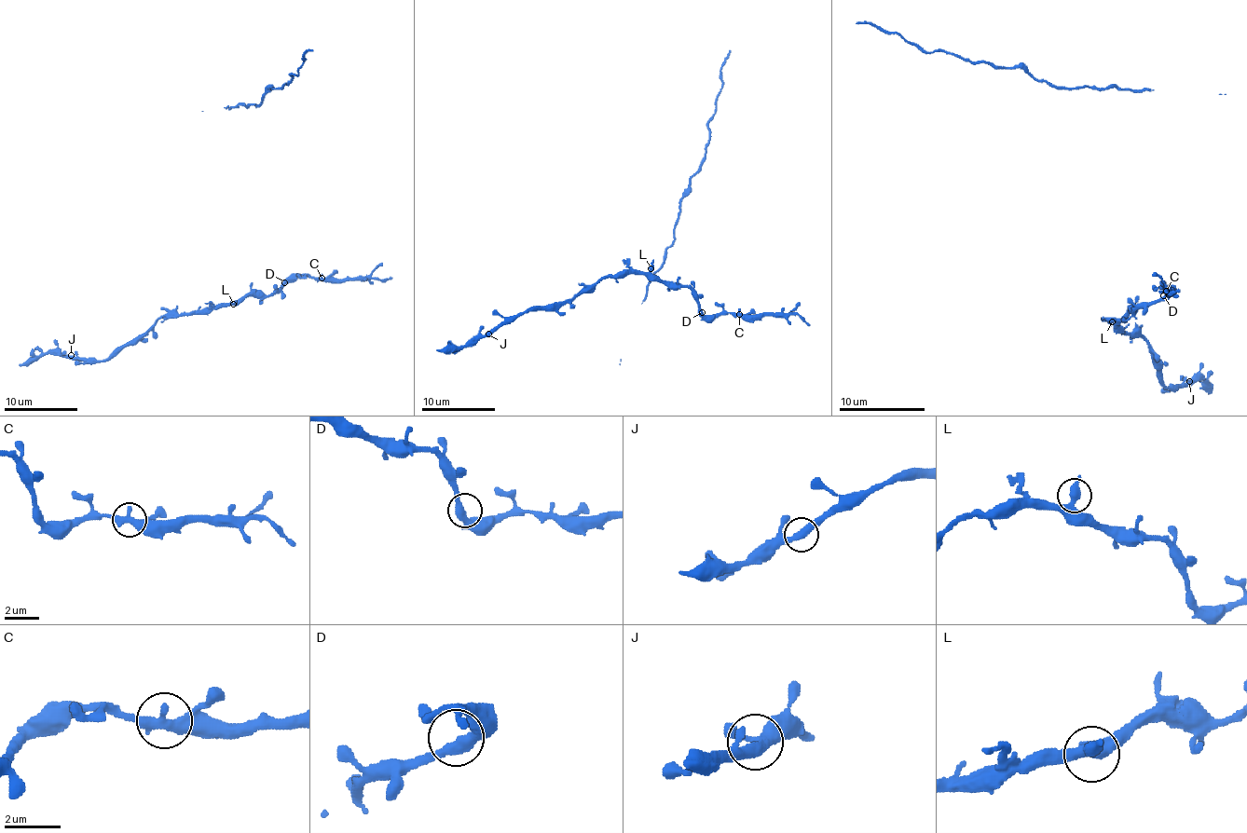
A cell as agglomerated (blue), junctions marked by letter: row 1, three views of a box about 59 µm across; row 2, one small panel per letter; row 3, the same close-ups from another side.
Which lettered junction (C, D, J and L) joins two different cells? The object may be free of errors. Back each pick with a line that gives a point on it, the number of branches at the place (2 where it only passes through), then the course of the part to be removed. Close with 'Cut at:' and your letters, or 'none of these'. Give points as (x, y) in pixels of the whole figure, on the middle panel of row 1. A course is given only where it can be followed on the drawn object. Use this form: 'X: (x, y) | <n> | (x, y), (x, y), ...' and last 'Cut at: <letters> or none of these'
Cut at: none of these

